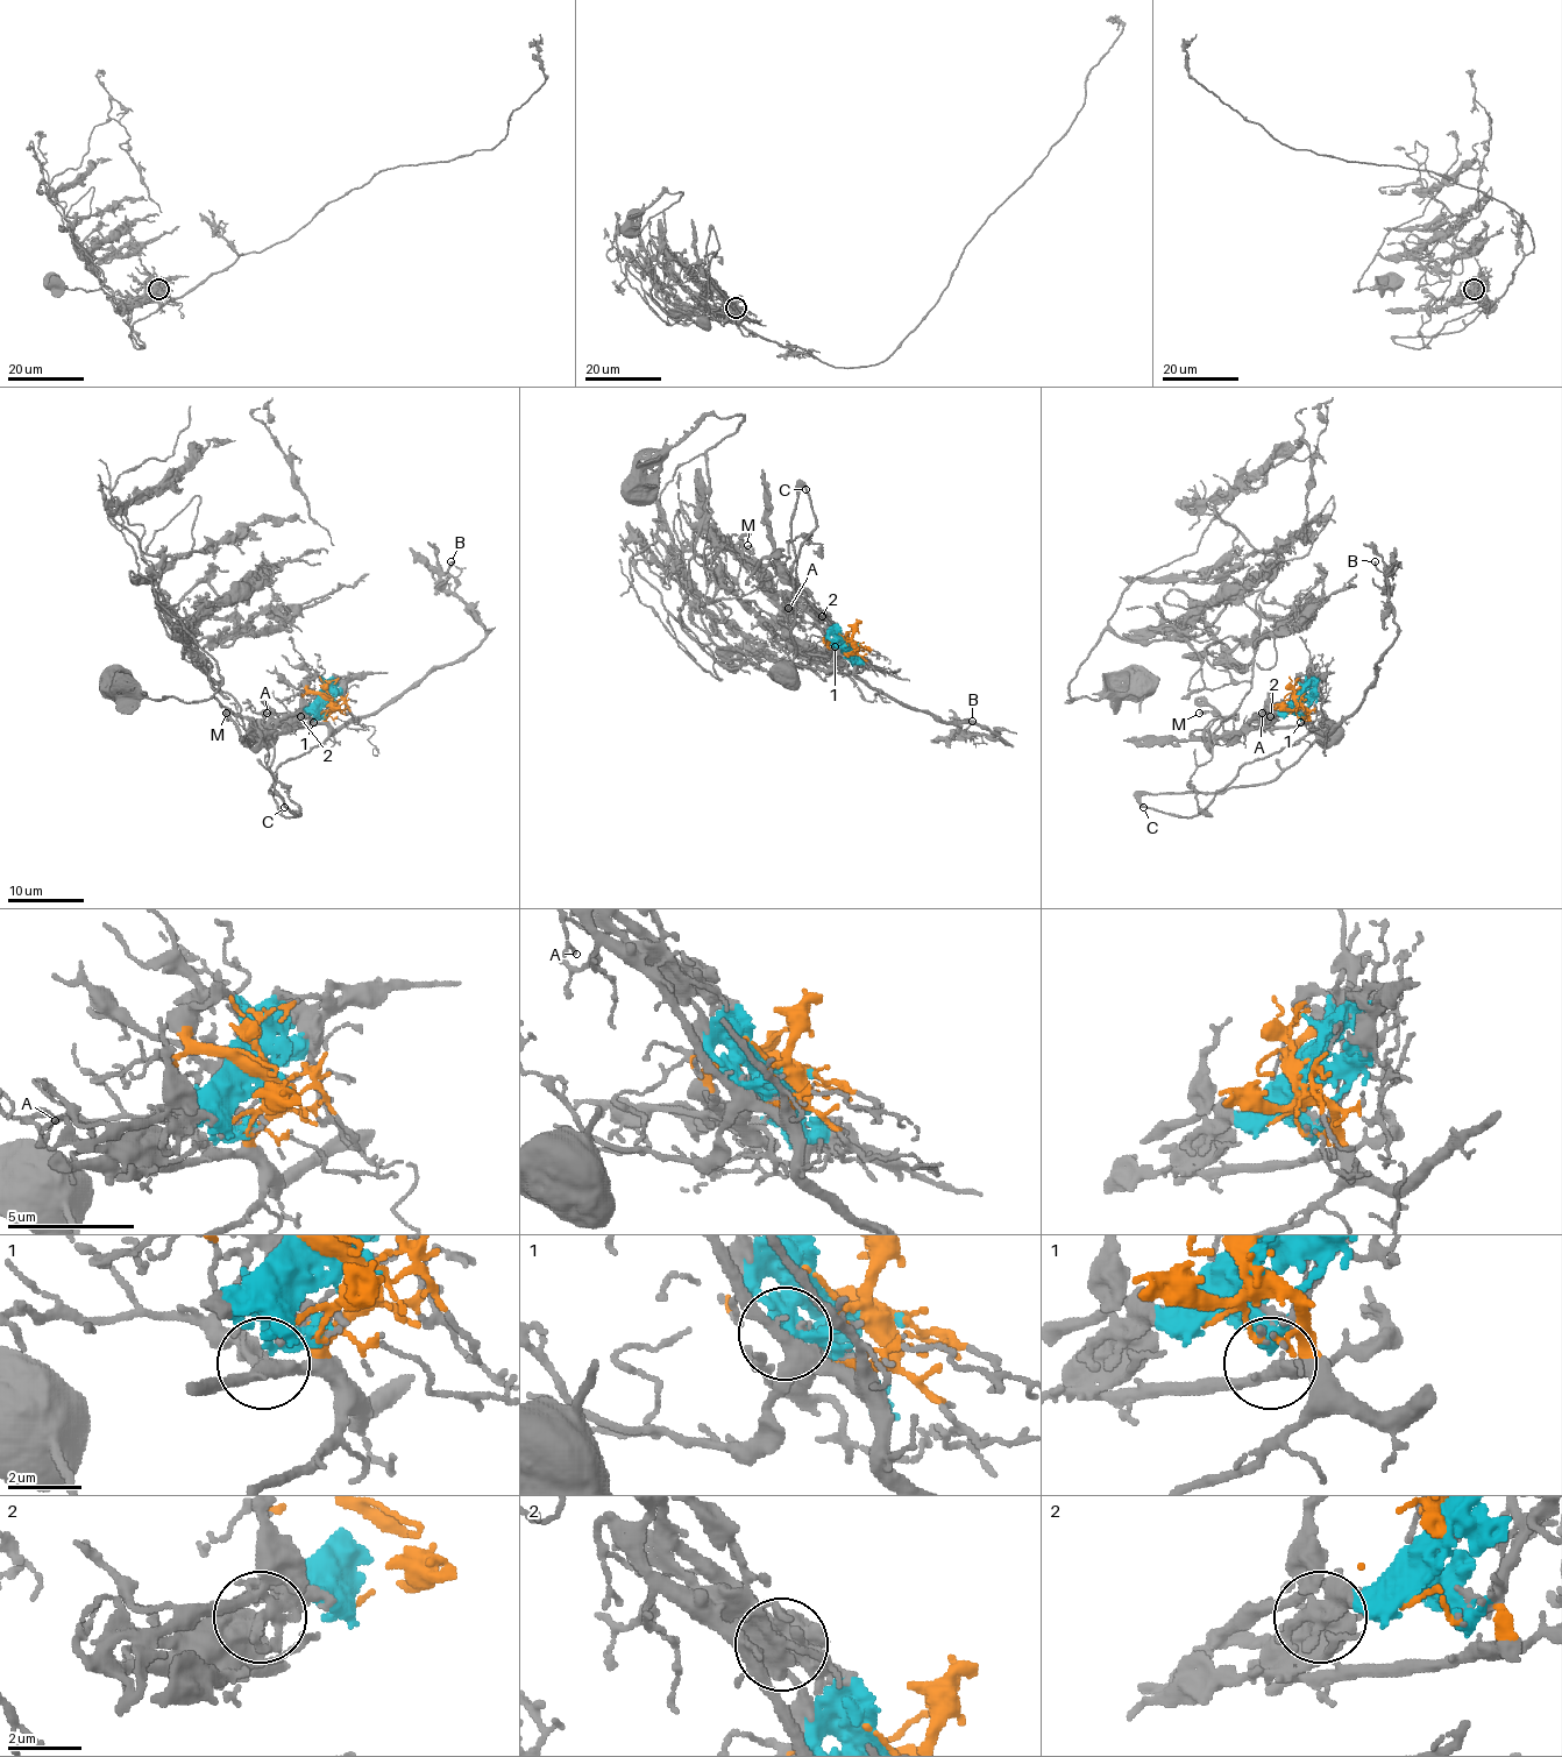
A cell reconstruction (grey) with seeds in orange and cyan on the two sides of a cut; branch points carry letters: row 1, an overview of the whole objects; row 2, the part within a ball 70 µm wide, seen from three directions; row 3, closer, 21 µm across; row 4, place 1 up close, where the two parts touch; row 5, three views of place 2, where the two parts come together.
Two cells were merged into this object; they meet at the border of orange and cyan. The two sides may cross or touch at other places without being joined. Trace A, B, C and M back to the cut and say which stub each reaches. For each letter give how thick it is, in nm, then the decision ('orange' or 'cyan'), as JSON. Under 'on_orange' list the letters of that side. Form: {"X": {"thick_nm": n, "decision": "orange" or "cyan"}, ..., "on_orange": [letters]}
{"A": {"thick_nm": 130, "decision": "orange"}, "B": {"thick_nm": 130, "decision": "orange"}, "C": {"thick_nm": 200, "decision": "orange"}, "M": {"thick_nm": 200, "decision": "cyan"}, "on_orange": ["A", "B", "C"]}

